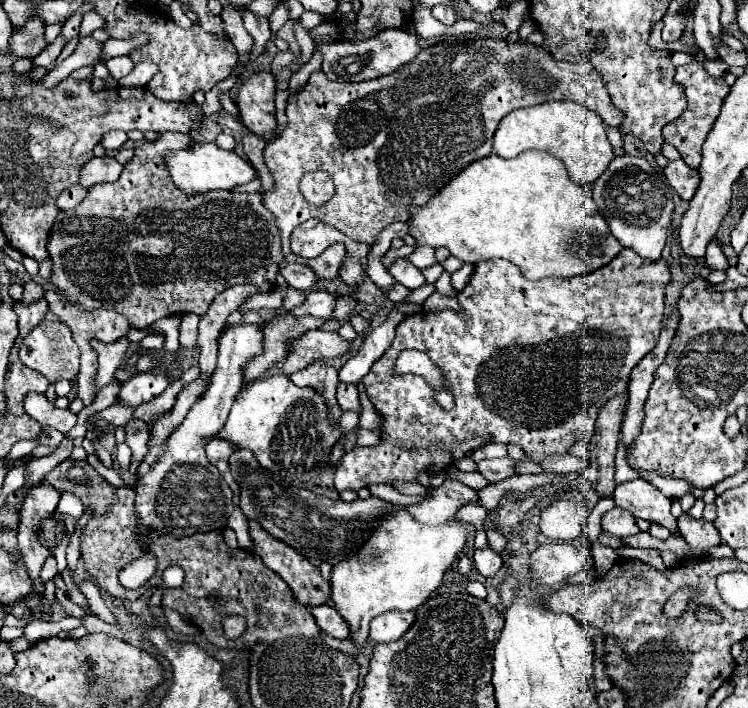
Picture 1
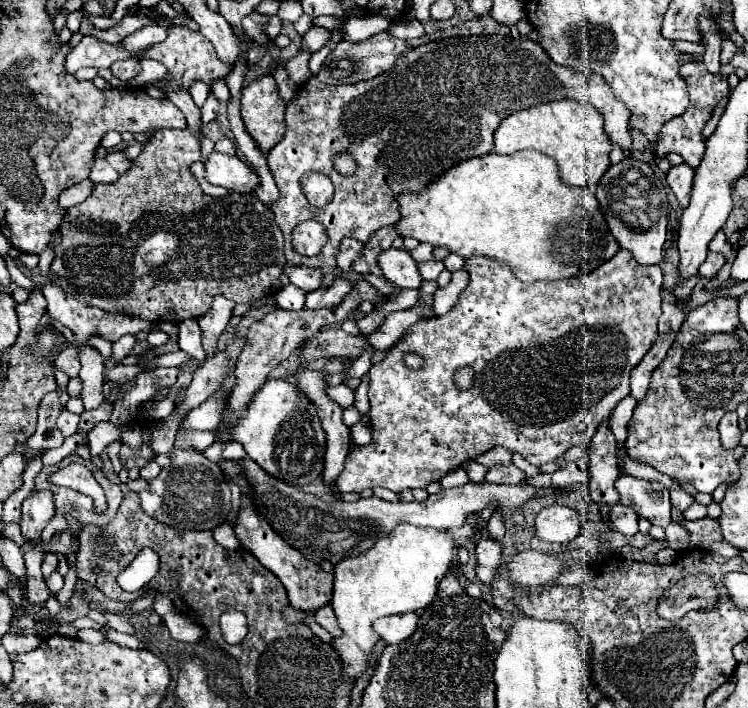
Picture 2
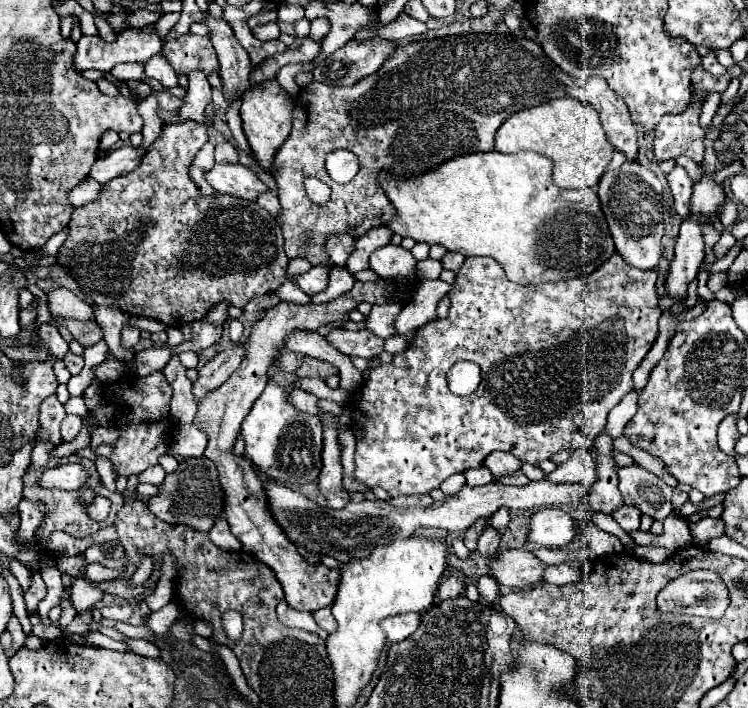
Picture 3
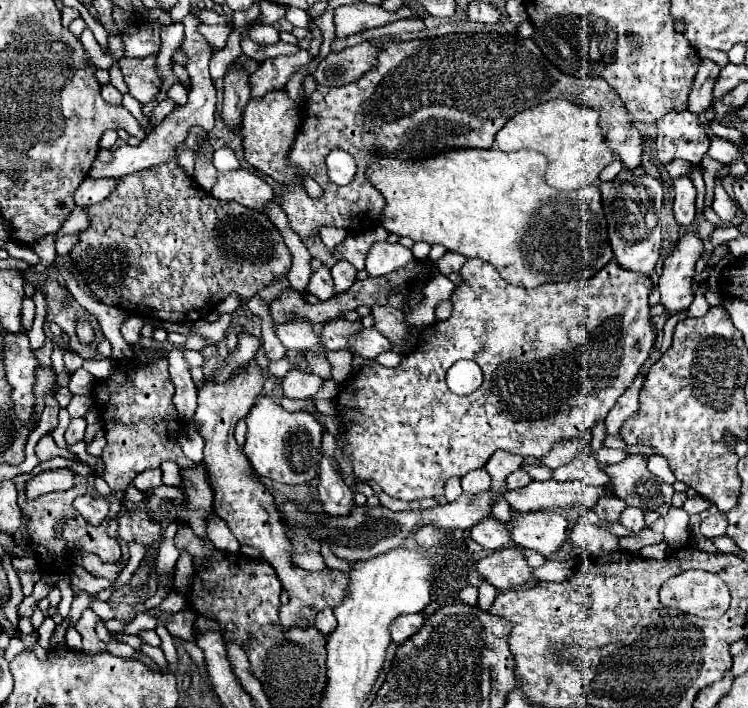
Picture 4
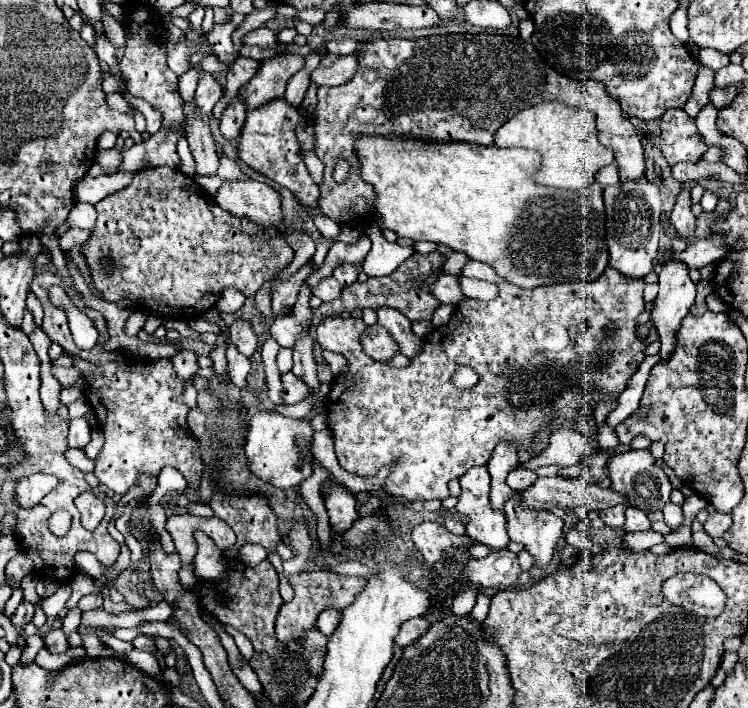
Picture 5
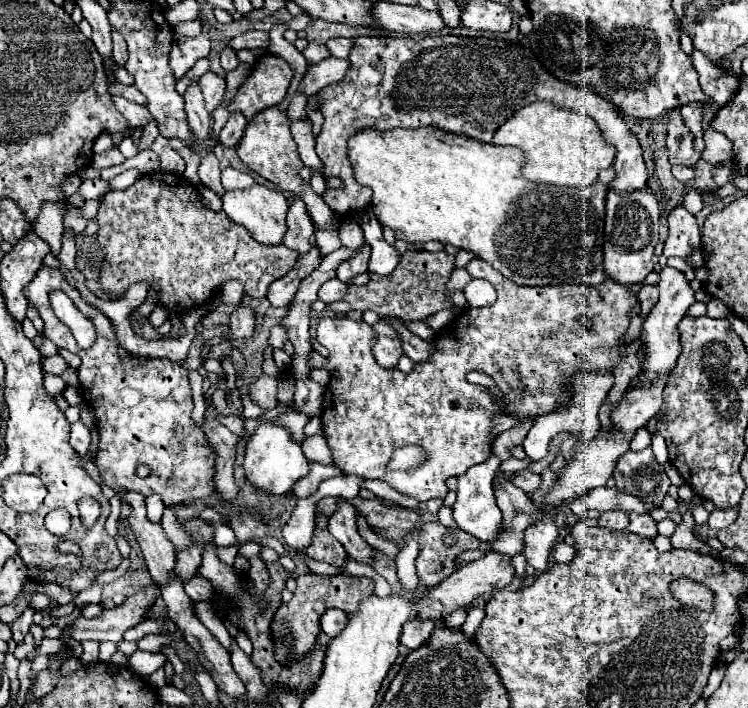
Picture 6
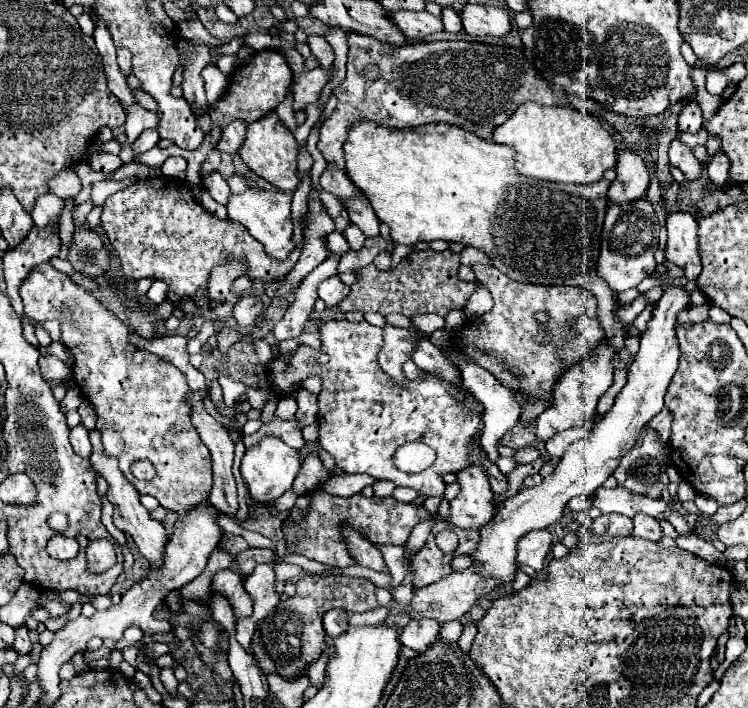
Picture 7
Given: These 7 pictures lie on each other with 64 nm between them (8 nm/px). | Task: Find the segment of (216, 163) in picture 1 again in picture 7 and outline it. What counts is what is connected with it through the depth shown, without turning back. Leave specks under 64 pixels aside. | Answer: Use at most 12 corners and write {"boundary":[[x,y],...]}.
{"boundary":[[246,190],[230,196],[228,216],[276,260],[292,242],[292,196]]}

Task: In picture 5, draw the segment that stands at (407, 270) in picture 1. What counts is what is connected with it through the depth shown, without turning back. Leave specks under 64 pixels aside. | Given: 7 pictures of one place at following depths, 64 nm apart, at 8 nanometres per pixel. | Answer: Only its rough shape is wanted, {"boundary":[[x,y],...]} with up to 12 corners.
{"boundary":[[376,222],[366,226],[372,248],[368,276],[392,274],[414,250],[384,240]]}

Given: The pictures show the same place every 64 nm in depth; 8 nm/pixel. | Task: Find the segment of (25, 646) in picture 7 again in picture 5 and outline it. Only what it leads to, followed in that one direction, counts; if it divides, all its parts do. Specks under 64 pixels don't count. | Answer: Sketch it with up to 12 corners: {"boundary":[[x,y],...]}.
{"boundary":[[22,602],[12,616],[18,634],[32,622],[34,604]]}

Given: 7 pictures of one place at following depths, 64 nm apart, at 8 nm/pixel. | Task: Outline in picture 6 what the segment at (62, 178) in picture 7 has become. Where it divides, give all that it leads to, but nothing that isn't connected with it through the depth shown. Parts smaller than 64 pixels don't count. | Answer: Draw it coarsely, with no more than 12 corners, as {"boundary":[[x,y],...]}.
{"boundary":[[78,174],[68,176],[60,184],[64,198],[76,194],[82,180]]}

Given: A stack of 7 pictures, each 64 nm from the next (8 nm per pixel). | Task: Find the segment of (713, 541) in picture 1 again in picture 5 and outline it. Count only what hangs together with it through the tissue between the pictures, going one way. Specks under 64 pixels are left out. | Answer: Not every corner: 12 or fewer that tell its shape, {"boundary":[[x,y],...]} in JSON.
{"boundary":[[712,512],[704,522],[706,534],[720,538],[732,524],[732,514]]}

